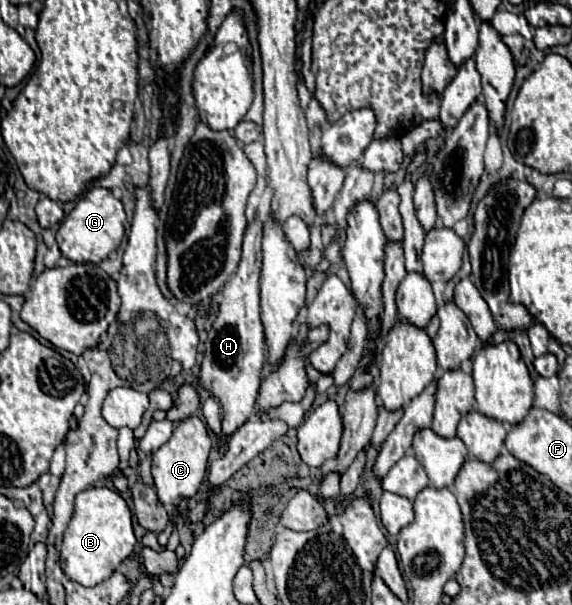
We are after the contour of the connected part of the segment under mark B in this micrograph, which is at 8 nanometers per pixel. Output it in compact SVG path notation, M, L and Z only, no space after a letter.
M92 487L76 495L76 509L62 543L62 571L72 581L94 587L106 581L118 565L132 553L136 537L132 531L132 513L120 493L108 487Z

